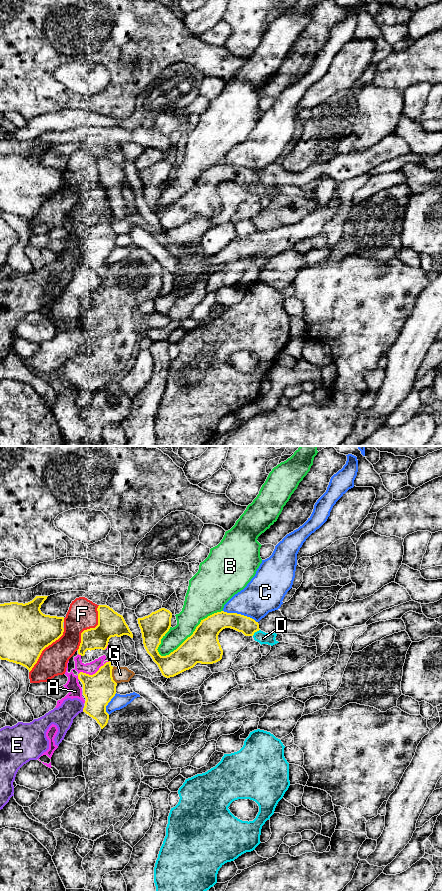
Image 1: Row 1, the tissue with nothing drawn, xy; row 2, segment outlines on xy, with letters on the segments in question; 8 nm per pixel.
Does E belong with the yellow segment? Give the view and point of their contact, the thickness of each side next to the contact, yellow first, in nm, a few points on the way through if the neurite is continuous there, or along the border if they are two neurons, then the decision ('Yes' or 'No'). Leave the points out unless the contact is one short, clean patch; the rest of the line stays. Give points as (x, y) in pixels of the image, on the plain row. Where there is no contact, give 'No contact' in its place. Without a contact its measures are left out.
Touches yellow at xy (83, 261). Thickness 260 nm (yellow) against 170 nm. No

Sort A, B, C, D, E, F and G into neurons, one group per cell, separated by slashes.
A / B / C / D G / E / F

